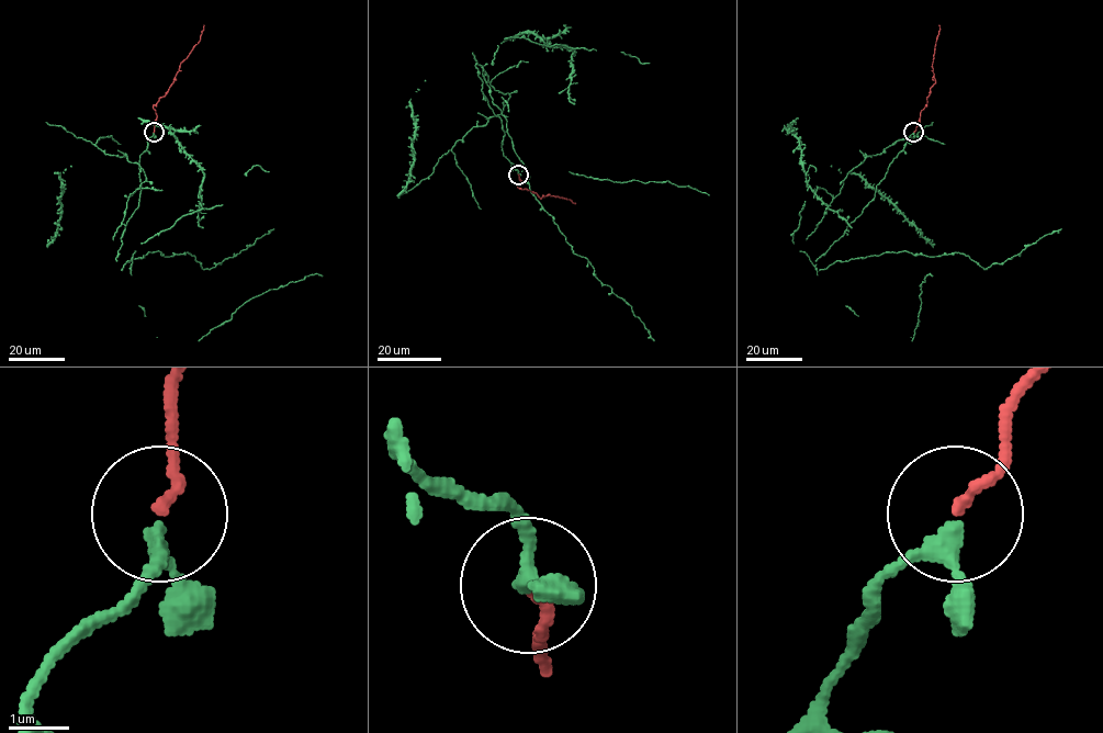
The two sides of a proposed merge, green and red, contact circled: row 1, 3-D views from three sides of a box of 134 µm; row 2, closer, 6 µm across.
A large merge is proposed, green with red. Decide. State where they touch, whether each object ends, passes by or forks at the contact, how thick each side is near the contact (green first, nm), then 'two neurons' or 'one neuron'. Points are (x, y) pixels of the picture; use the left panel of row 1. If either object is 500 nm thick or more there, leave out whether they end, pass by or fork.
(154, 132) | green passes by | red ends | 200/170 nm | one neuron

